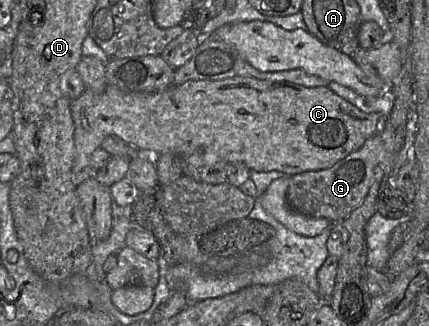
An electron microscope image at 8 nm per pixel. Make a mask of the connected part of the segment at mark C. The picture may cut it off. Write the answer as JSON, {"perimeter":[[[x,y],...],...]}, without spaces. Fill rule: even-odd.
{"perimeter":[[[238,76],[215,81],[190,80],[179,85],[172,84],[155,93],[124,92],[112,85],[107,85],[101,94],[86,89],[78,98],[71,100],[70,109],[74,121],[75,146],[72,177],[76,186],[95,176],[90,164],[91,155],[109,135],[118,136],[146,155],[171,153],[185,158],[194,153],[207,153],[214,154],[228,164],[243,164],[250,171],[277,171],[294,176],[333,166],[360,149],[384,125],[378,113],[360,111],[328,87],[308,88]]]}

